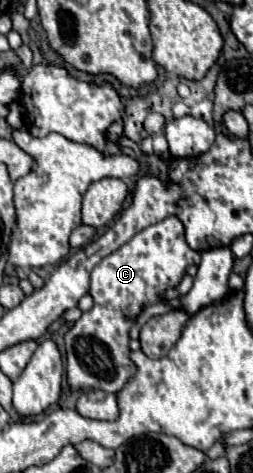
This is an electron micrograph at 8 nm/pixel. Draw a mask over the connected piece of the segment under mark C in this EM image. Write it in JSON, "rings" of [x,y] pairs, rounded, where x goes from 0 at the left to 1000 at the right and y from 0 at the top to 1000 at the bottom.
{"rings":[[[656,459],[648,467],[625,467],[617,476],[561,484],[474,526],[411,543],[356,581],[356,628],[372,636],[364,653],[324,662],[324,670],[253,708],[269,818],[285,827],[324,827],[324,831],[348,827],[466,831],[538,793],[538,772],[514,759],[514,696],[530,687],[530,670],[545,670],[553,658],[585,645],[648,641],[656,636],[648,615],[704,607],[743,560],[783,560],[783,556],[791,556],[791,535],[743,522],[727,505],[727,476],[704,459]]]}

